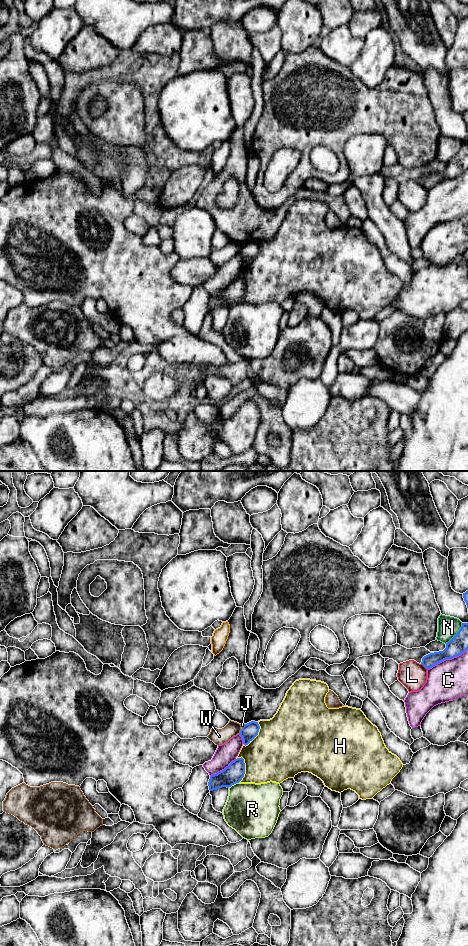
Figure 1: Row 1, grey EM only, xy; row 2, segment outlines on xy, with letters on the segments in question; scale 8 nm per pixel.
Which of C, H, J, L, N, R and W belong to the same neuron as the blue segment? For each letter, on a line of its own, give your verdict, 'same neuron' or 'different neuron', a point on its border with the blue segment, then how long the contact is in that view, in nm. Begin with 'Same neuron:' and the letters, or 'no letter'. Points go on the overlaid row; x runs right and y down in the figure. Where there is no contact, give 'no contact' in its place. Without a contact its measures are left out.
Same neuron: no letter
C: different neuron; contact xy (447, 658); length 360 nm
H: different neuron; contact xy (244, 769); length 220 nm
J: different neuron; contact xy (242, 727); length 50 nm
L: different neuron; contact xy (424, 666); length 80 nm
N: different neuron; contact xy (456, 634); length 220 nm
R: different neuron; contact xy (233, 784); length 100 nm
W: different neuron; contact xy (240, 731); length 50 nm

